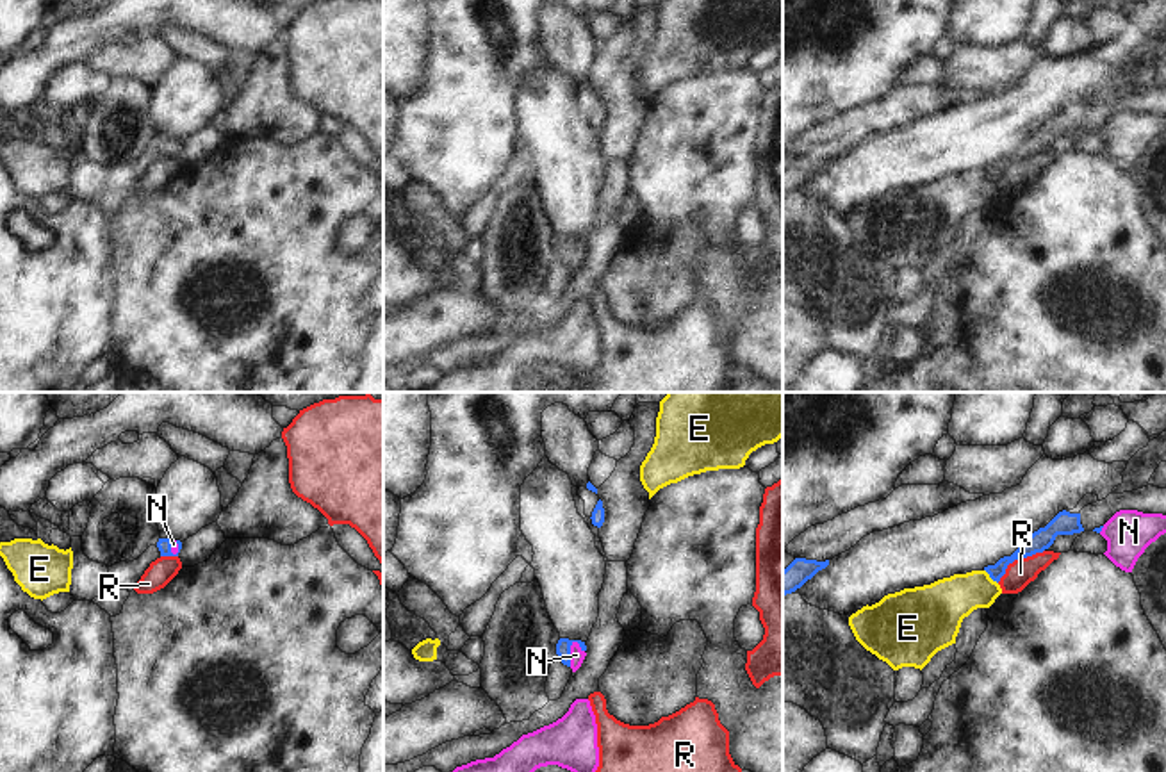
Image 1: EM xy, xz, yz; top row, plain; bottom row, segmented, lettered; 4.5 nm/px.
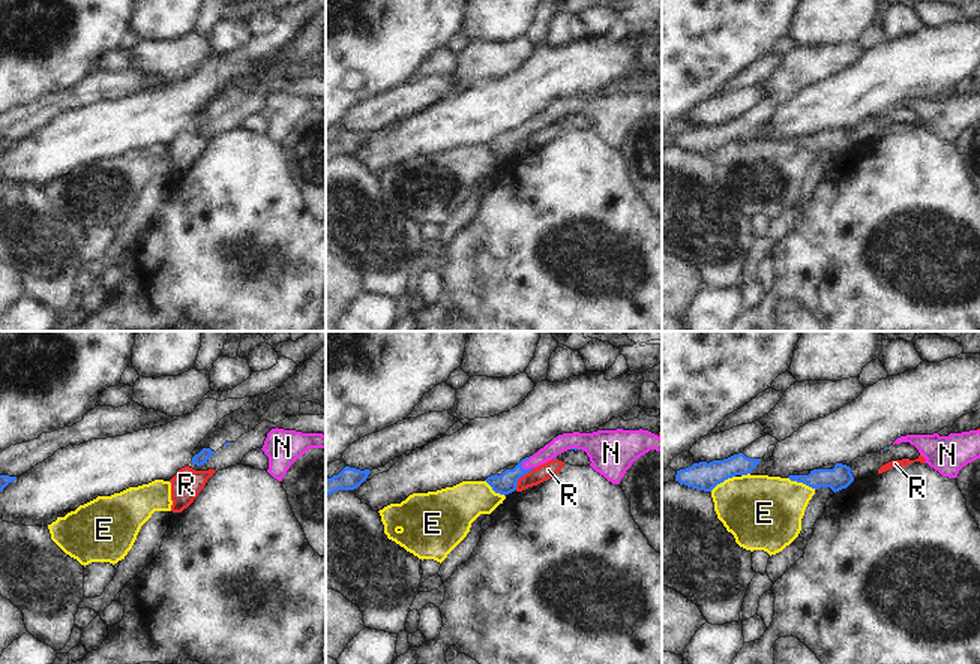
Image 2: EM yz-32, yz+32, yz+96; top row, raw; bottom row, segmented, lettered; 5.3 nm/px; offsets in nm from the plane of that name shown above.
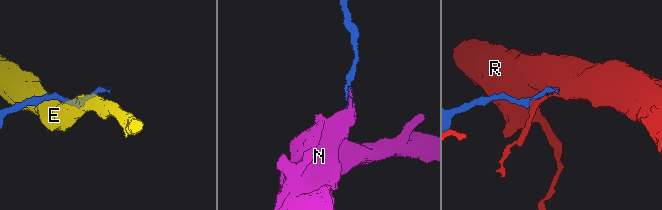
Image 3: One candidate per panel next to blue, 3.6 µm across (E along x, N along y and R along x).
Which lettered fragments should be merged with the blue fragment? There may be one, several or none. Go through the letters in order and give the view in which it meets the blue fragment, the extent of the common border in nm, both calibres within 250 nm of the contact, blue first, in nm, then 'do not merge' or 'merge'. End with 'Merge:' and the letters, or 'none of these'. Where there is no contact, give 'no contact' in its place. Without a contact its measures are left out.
E: yz | 90 nm | 80/220 nm | do not merge
N: xz | 120 nm | 60/60 nm | merge
R: yz | 260 nm | 90/120 nm | do not merge
Merge: N

